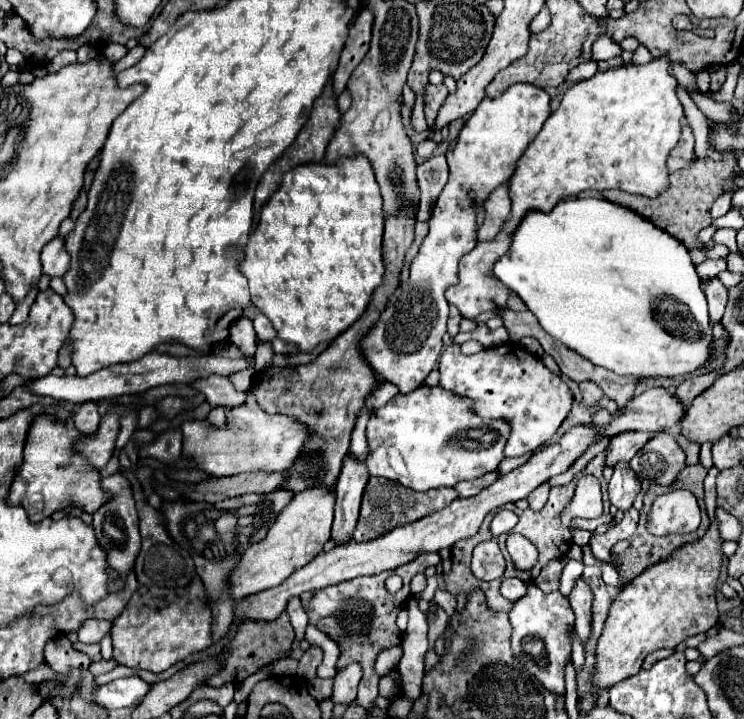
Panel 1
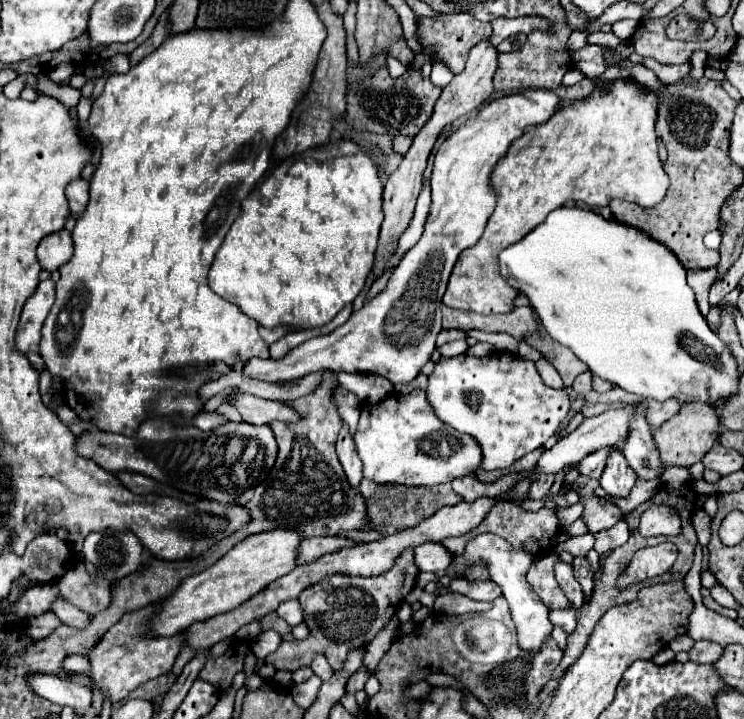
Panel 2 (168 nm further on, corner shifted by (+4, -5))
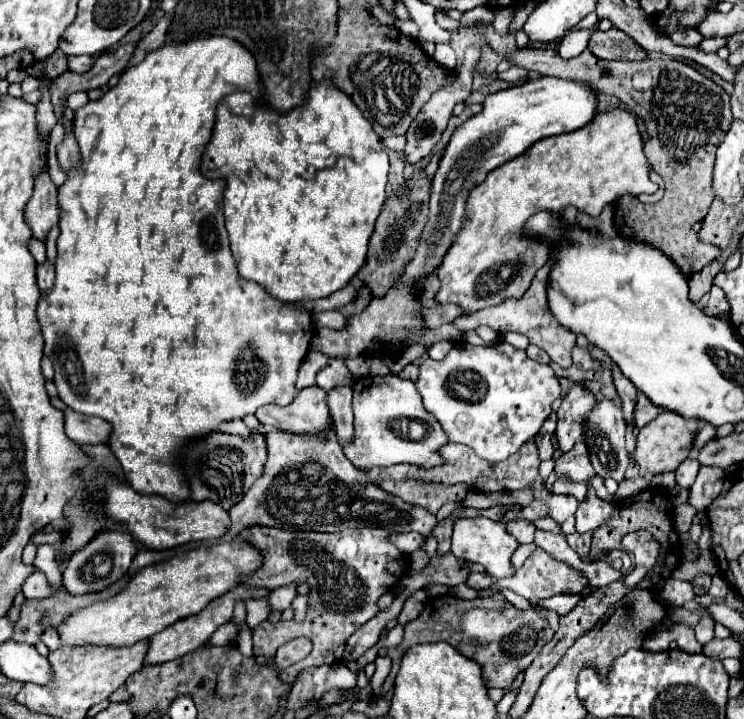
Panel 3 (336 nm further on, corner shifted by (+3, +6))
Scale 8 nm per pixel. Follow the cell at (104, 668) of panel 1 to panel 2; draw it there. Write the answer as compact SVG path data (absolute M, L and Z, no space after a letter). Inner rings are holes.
M71 654L66 657L63 662L63 669L67 673L83 672L88 673L90 670L90 662L88 658L82 655Z

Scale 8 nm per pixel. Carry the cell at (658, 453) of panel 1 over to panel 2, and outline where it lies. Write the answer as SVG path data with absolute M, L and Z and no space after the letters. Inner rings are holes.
M632 417L630 435L624 443L624 455L640 479L660 479L660 459L652 439L652 431L644 417Z

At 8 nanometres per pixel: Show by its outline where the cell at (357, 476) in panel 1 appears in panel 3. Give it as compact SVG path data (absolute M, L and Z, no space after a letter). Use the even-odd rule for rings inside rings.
M333 388L333 392L329 392L329 410L331 410L331 418L335 422L337 428L337 436L341 446L349 446L353 444L353 408L351 408L351 388Z

